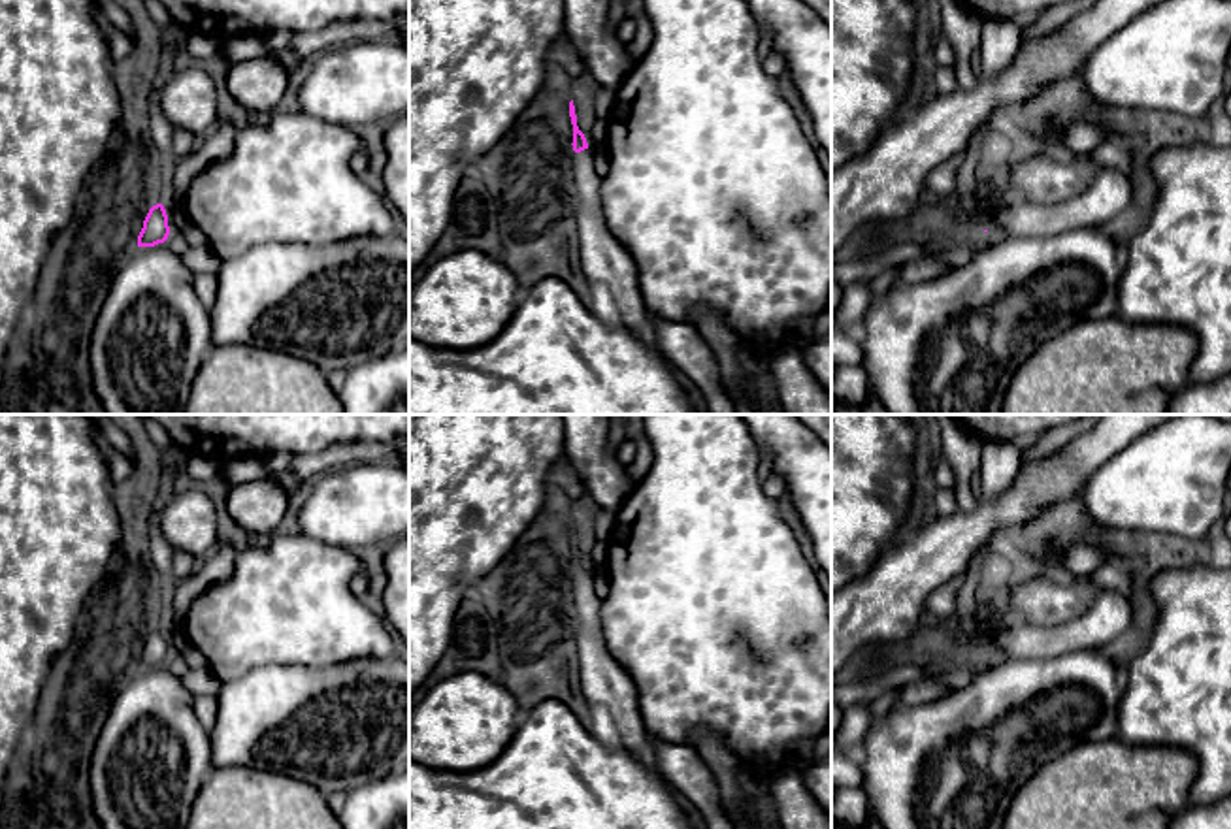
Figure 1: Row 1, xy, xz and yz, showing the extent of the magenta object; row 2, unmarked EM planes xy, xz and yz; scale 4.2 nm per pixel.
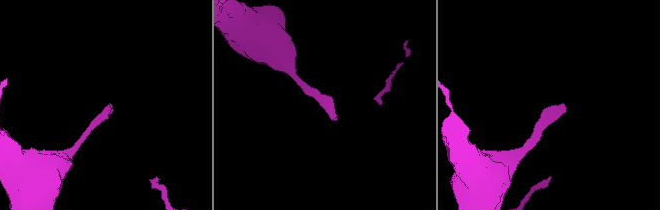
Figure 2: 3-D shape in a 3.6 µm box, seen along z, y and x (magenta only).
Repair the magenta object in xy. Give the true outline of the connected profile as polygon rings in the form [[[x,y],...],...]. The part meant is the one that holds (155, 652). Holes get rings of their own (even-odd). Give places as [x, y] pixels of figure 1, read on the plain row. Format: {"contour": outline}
{"contour": [[[162,626],[149,631],[143,650],[138,658],[138,669],[155,669],[164,665],[170,658],[168,637]]]}

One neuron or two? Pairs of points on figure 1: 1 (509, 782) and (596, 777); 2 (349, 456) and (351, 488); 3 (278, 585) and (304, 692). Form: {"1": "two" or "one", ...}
{"1": "one", "2": "two", "3": "two"}

